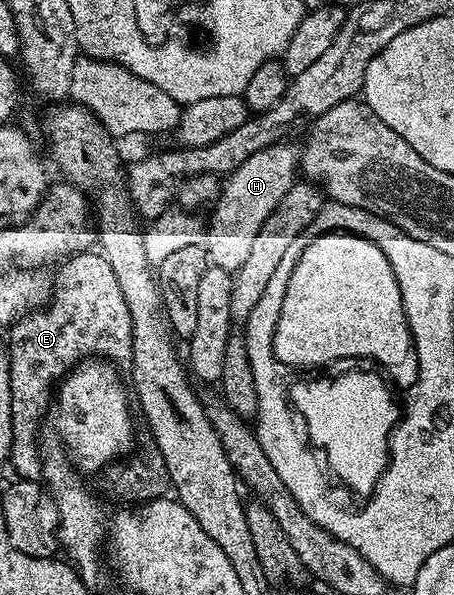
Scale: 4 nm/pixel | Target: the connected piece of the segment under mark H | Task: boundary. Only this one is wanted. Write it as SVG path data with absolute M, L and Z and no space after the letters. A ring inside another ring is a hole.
M277 143L250 155L242 167L227 174L218 198L214 202L212 222L206 225L206 248L211 264L229 271L235 271L246 263L262 223L266 223L270 211L282 203L282 195L298 177L298 149L294 144Z

